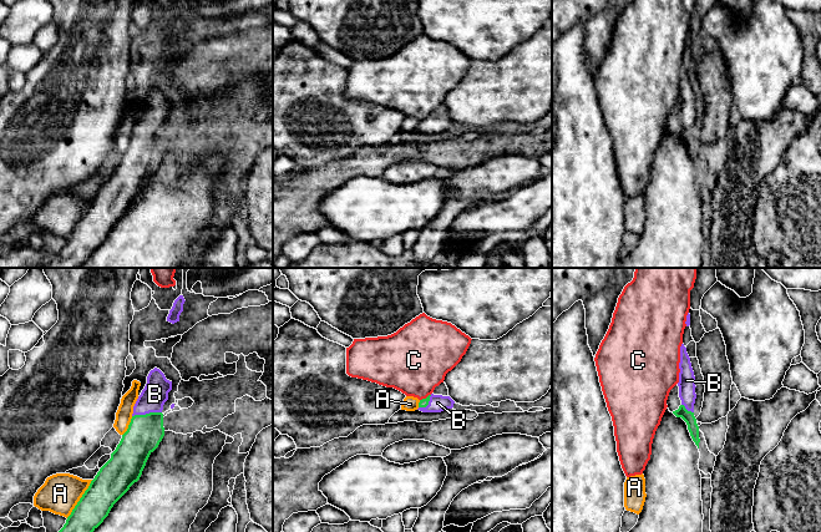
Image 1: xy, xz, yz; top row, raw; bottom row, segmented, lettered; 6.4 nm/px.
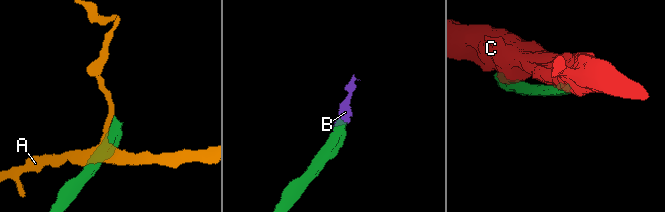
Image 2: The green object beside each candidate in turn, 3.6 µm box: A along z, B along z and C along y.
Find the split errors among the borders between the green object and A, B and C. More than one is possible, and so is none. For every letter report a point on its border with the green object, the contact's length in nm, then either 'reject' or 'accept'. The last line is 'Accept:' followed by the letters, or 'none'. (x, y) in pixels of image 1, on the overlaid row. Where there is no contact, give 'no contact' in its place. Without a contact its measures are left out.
A: xy (80, 498) | 300 nm | reject
B: xy (146, 414) | 190 nm | accept
C: xz (426, 398) | 80 nm | reject
Accept: B

